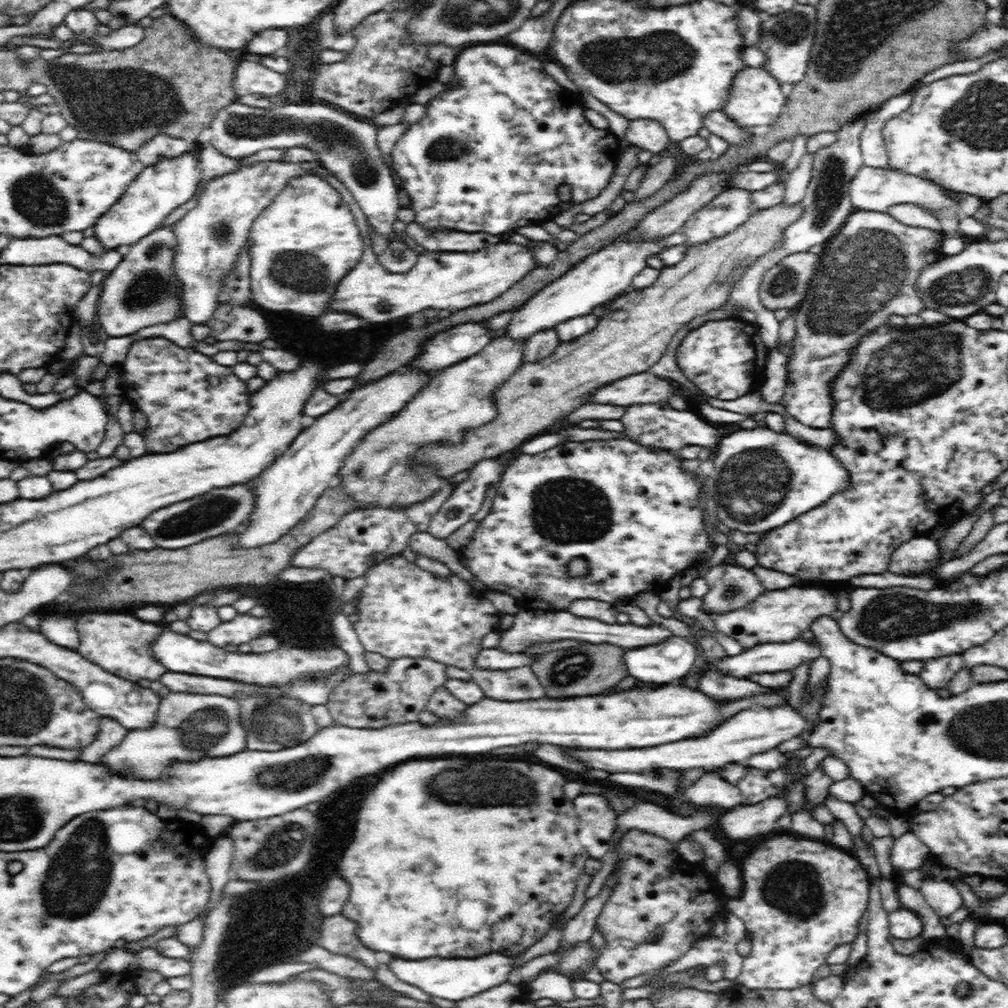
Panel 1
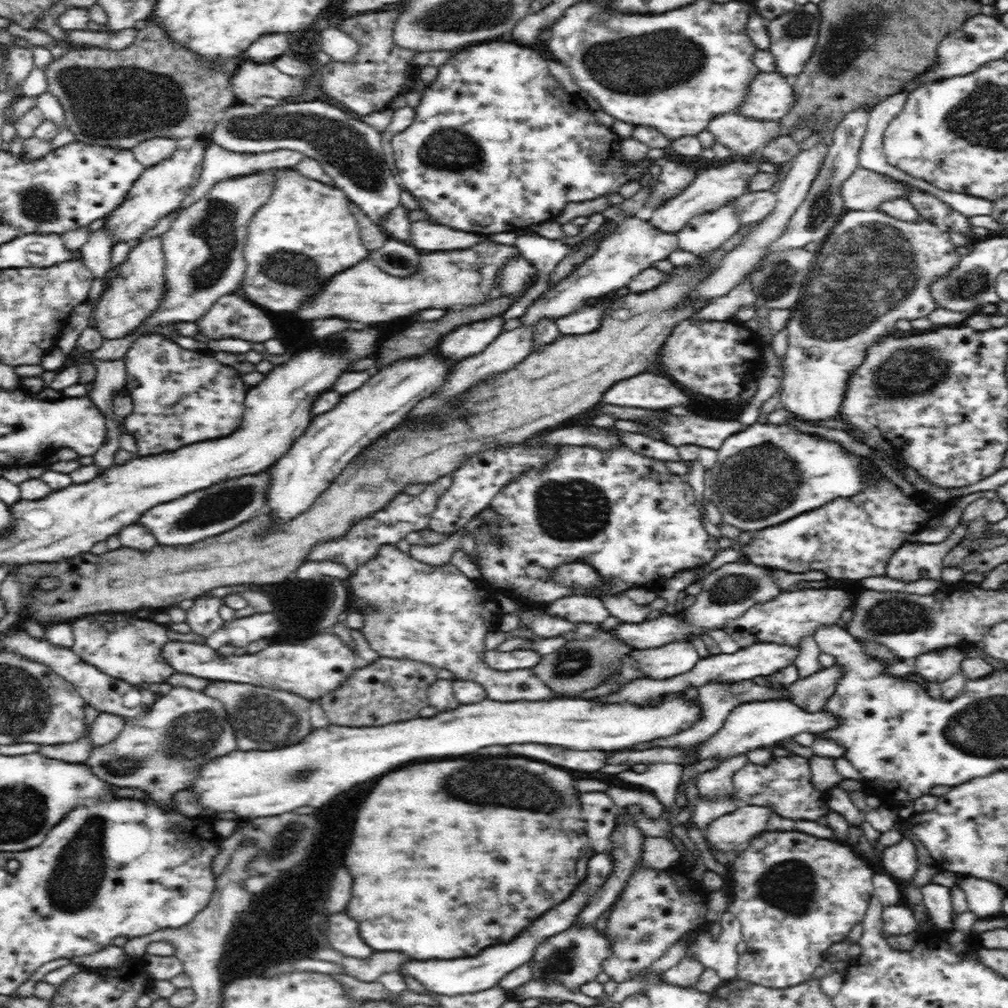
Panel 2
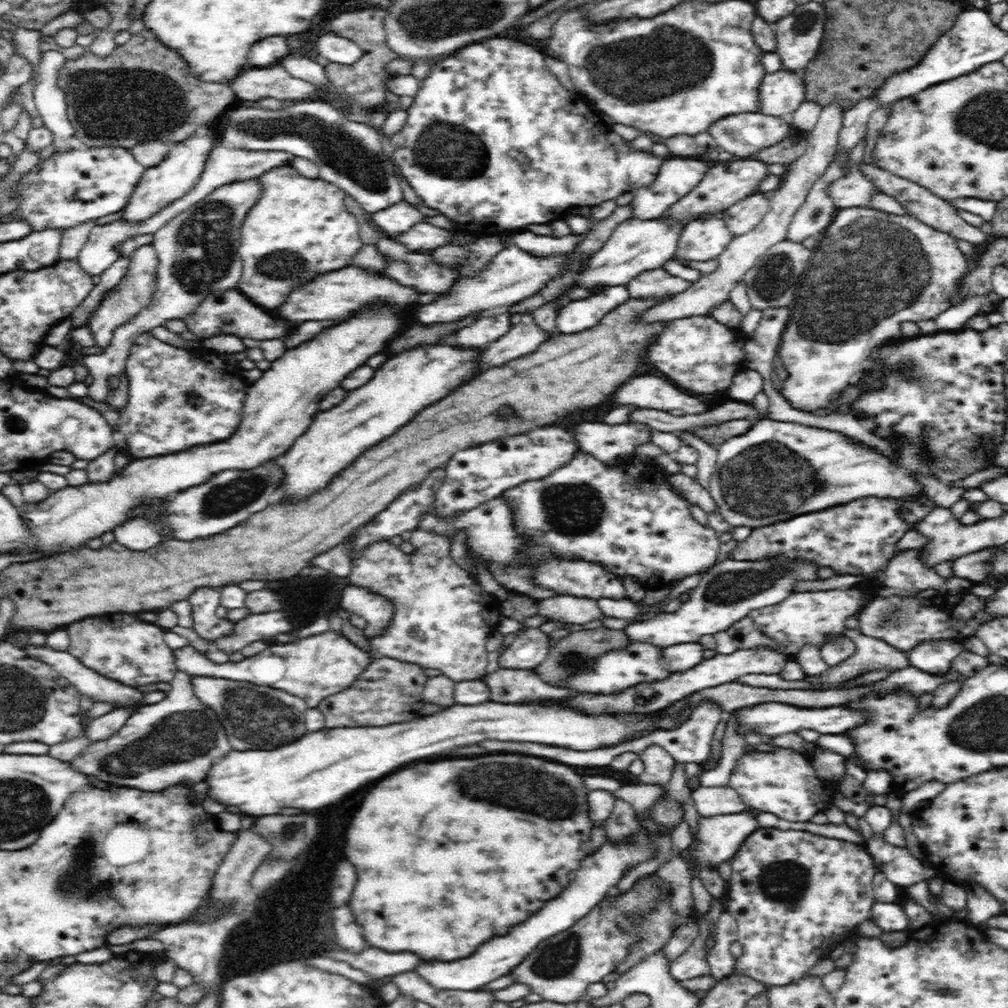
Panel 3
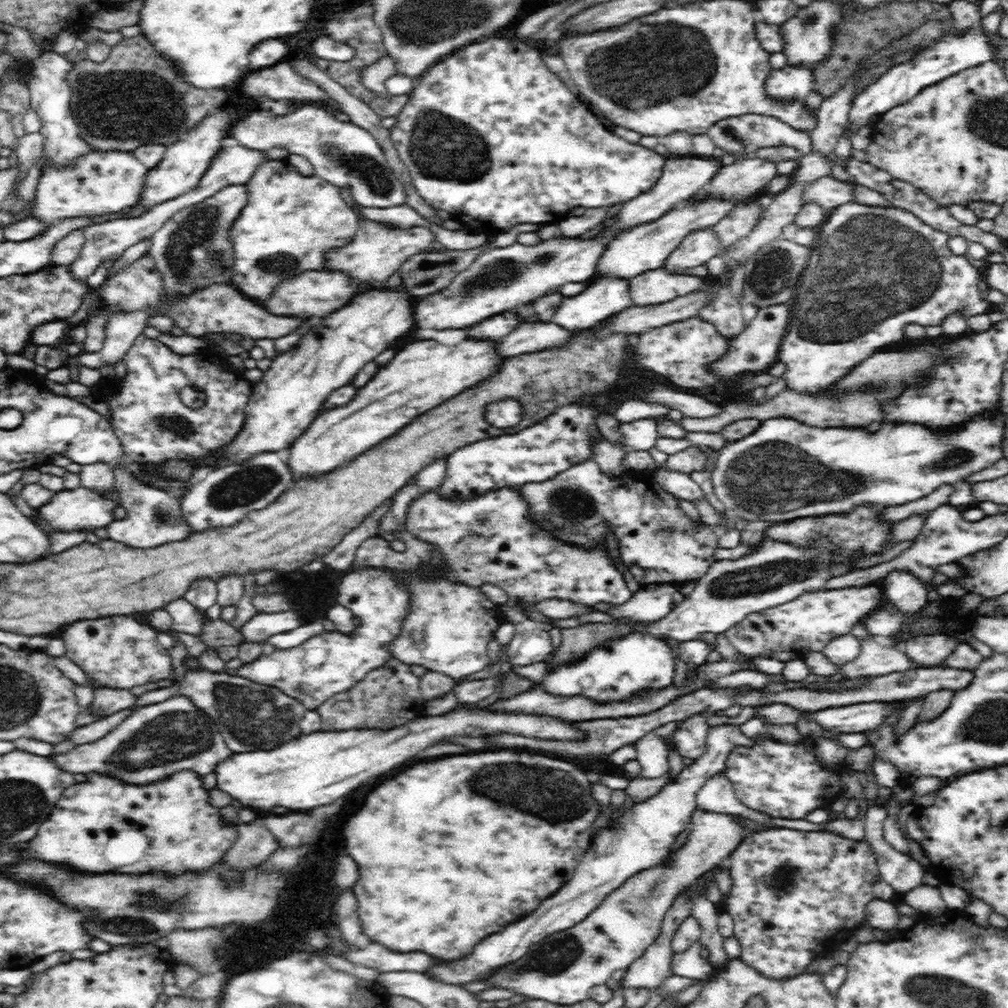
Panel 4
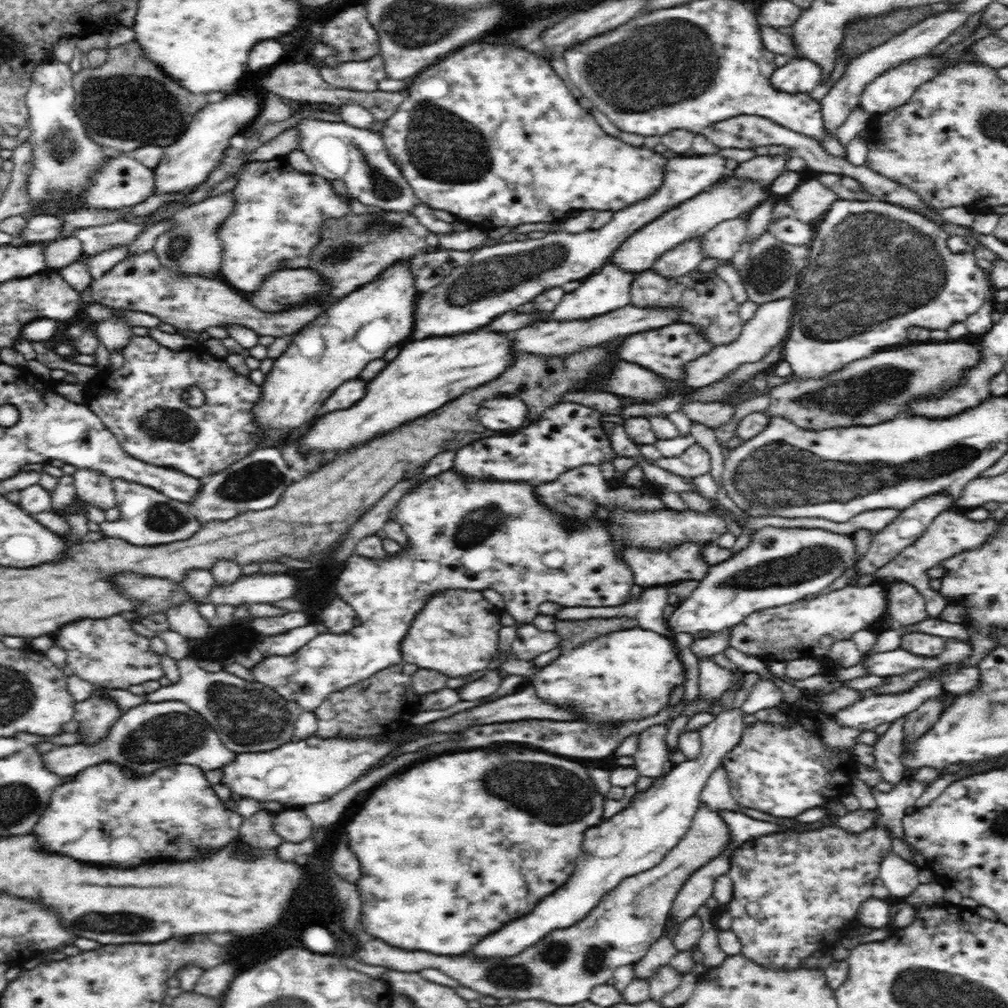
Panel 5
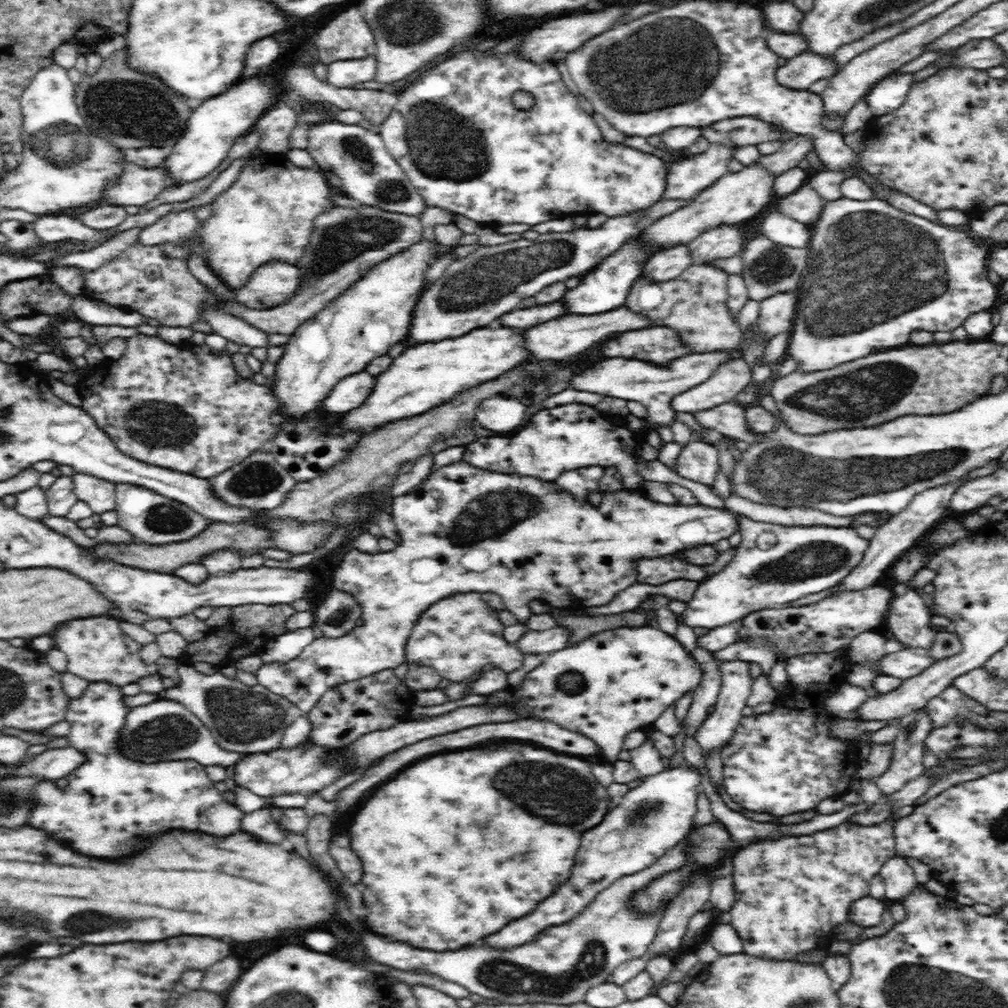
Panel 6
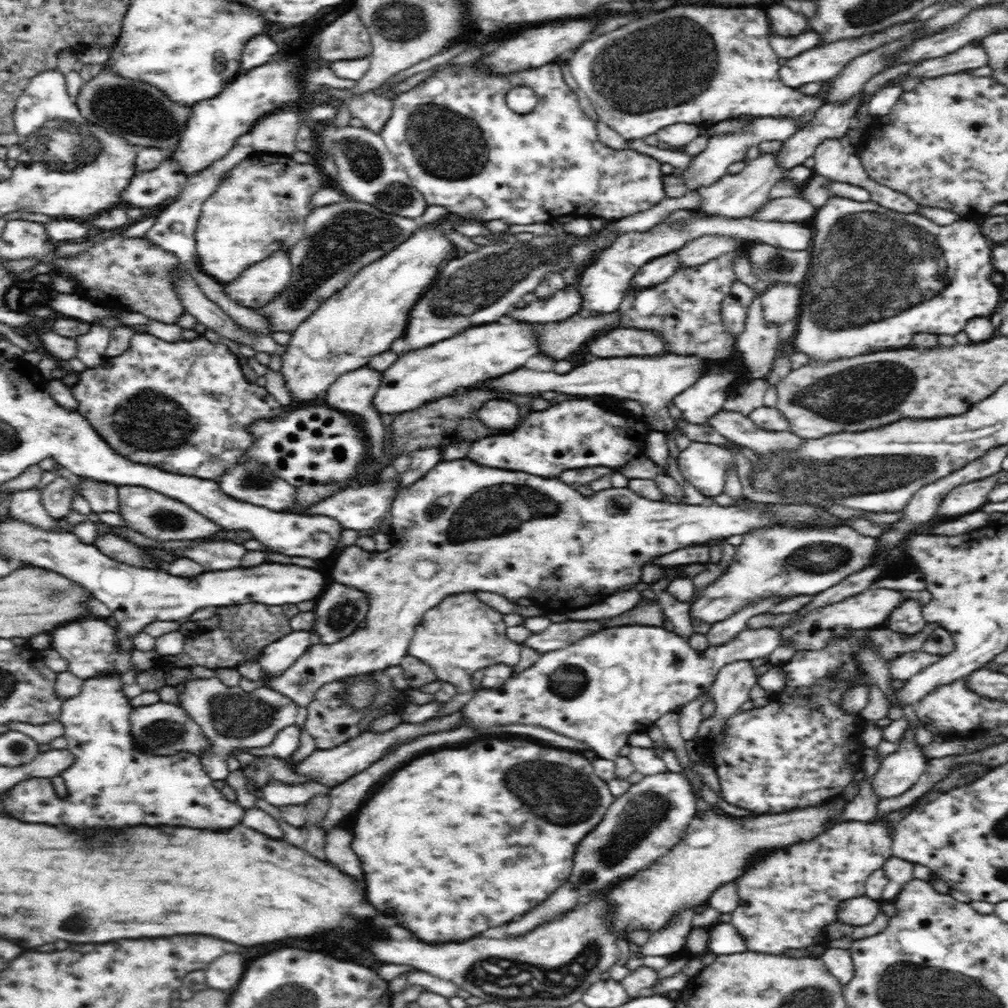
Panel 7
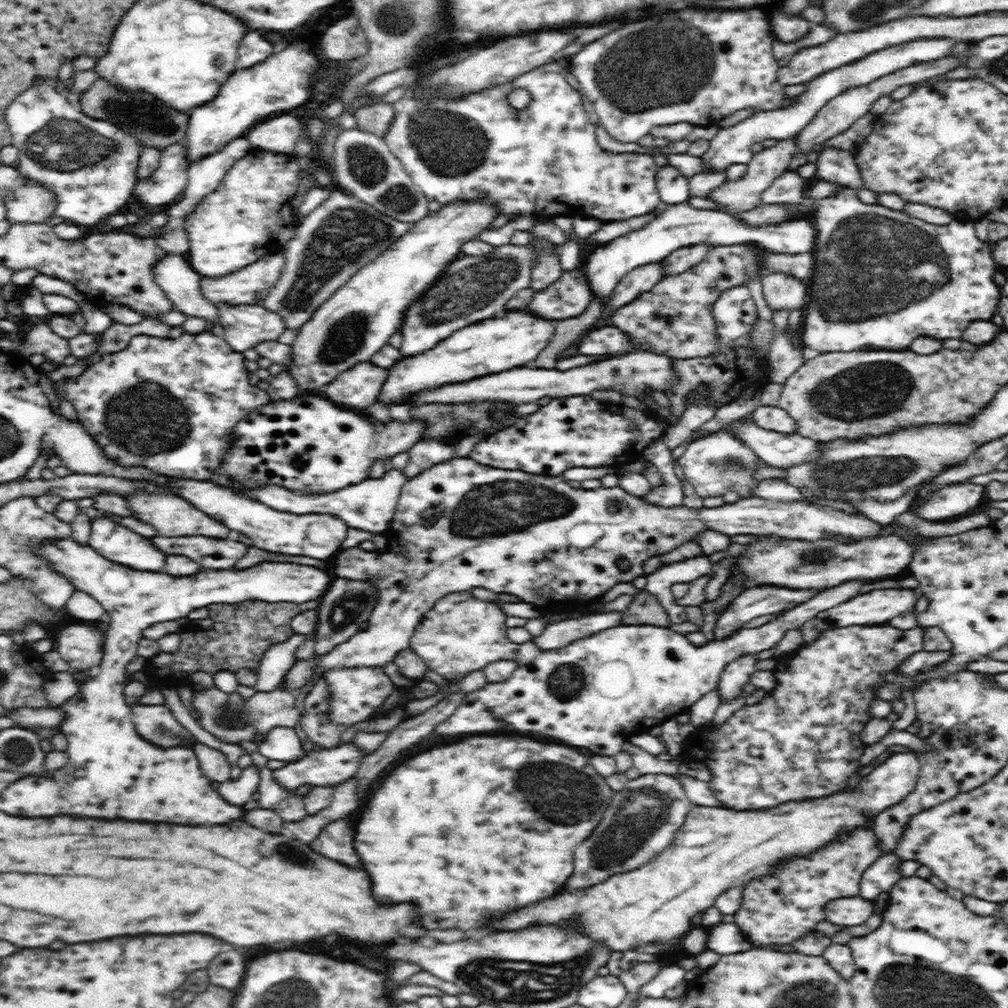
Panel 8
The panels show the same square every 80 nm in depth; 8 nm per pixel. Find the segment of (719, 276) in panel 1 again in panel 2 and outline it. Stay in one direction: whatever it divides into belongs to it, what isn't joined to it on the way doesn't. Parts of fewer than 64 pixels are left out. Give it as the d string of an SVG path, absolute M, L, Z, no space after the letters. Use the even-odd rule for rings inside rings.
M758 224L740 228L739 232L722 246L717 247L704 259L700 259L698 266L677 267L665 276L660 286L654 287L653 290L642 294L629 293L624 298L609 303L600 322L600 330L596 329L584 334L561 334L554 342L544 344L531 352L520 362L520 366L516 365L508 370L508 374L500 373L500 378L492 378L492 382L484 382L484 386L476 386L476 390L472 390L472 394L464 398L464 410L472 410L472 418L466 418L464 422L450 420L450 424L444 426L444 430L400 430L400 434L392 434L388 442L376 442L376 450L372 450L372 462L352 461L304 512L296 514L290 520L275 522L275 516L271 514L271 510L265 509L256 513L250 520L239 524L235 529L199 540L194 544L180 544L174 548L154 546L152 550L147 551L120 546L103 554L88 551L58 562L36 562L32 565L16 566L8 574L16 576L22 584L22 596L26 600L26 616L40 624L54 624L54 622L76 620L82 614L124 613L124 610L132 612L138 611L138 608L155 612L152 608L170 606L170 604L174 606L176 602L200 596L220 586L276 584L276 582L286 580L290 572L296 572L298 566L302 566L302 562L306 560L308 552L314 546L339 539L351 529L354 523L381 511L396 495L400 494L405 484L430 484L441 476L450 476L463 462L463 458L470 454L498 449L504 445L520 444L524 440L534 438L543 429L556 427L568 418L580 412L586 412L588 408L594 408L594 404L598 404L604 393L609 391L616 382L645 373L650 368L650 364L656 360L656 356L650 356L650 352L659 353L672 330L681 321L694 316L704 306L704 303L696 303L693 309L692 307L674 309L674 304L684 301L690 290L694 289L700 280L704 280L718 268L722 256L730 252L734 246L742 244L747 234L756 226ZM618 310L626 310L626 318L616 318ZM42 577L52 577L56 581L54 588L38 590L36 580L39 582Z

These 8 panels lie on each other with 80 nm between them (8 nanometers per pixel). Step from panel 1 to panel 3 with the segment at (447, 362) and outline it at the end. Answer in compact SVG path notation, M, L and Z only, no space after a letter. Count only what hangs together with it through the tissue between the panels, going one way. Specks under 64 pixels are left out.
M499 311L484 317L479 316L471 325L457 332L456 346L483 350L486 346L496 342L496 338L500 338L511 329L513 325L510 322L511 315L510 312Z

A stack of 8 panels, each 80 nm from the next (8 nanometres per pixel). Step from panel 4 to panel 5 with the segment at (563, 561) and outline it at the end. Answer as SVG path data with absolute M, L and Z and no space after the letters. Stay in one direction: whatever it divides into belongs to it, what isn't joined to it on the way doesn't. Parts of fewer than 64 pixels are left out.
M452 468L442 471L438 476L428 478L406 493L392 513L393 519L400 524L407 536L407 544L396 554L386 558L361 557L355 552L346 558L346 564L336 580L338 594L354 608L361 624L347 634L320 634L304 648L292 656L272 656L263 658L252 670L256 680L264 686L272 687L281 698L300 705L303 711L312 713L328 696L352 686L376 672L390 666L403 666L401 646L408 634L415 614L424 606L428 598L443 593L446 589L480 591L495 590L503 596L504 610L522 624L533 622L538 616L538 606L542 602L553 602L566 606L612 607L619 606L628 597L634 586L633 572L625 564L624 550L638 549L668 550L684 542L707 542L715 540L728 532L728 523L715 509L706 512L671 510L664 508L644 513L644 510L614 508L608 520L592 520L584 526L571 530L571 518L552 518L548 508L542 506L534 494L534 486L528 482L504 482L504 486L460 486L452 478Z

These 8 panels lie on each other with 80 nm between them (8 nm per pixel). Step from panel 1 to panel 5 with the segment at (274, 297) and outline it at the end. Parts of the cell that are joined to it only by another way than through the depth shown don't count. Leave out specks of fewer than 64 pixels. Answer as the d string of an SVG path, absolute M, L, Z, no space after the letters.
M286 158L246 163L239 177L238 185L230 191L233 192L231 196L234 206L216 231L216 237L222 247L219 276L222 282L242 294L258 291L264 276L276 268L306 269L312 246L320 241L320 230L324 228L322 224L351 214L348 203L338 197L339 194L334 192L330 181L316 173L297 172Z

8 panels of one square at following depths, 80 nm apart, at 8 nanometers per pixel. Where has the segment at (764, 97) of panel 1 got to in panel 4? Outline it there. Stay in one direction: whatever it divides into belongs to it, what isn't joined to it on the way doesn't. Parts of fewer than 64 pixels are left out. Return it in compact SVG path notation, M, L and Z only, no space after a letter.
M786 64L772 69L765 80L767 96L787 98L787 100L805 99L814 89L813 69L810 65Z

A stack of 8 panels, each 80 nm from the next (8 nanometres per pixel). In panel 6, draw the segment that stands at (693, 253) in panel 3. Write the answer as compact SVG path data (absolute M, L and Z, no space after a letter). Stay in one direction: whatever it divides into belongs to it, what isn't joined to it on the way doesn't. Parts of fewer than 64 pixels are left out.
M676 245L669 249L662 248L648 258L640 277L646 276L656 282L669 281L680 276L688 266L692 265L692 257L686 245Z

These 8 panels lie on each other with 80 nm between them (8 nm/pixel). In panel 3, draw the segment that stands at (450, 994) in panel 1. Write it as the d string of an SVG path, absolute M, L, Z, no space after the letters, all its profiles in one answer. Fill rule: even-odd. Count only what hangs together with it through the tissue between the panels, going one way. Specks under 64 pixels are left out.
M663 795L644 812L644 820L635 814L638 823L640 823L638 832L624 836L620 842L606 838L606 841L599 848L581 860L574 880L564 888L563 894L540 906L540 910L526 918L520 925L512 926L506 932L508 936L493 937L492 940L480 944L480 950L478 948L475 950L476 954L466 958L450 962L432 962L432 964L424 962L424 964L416 966L416 972L436 989L472 991L476 991L480 986L508 974L510 970L515 969L520 962L524 961L540 942L574 926L581 918L587 916L604 897L615 892L619 882L636 865L650 860L657 853L655 838L665 837L669 834L669 830L674 830L680 821L684 821L684 813L684 808L680 803L667 797L667 795ZM642 821L654 823L654 830L643 826Z

